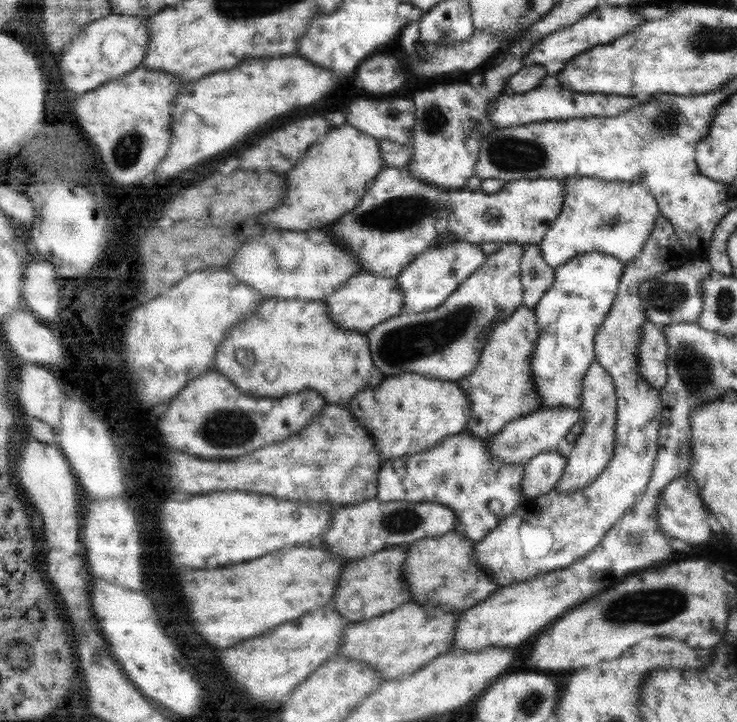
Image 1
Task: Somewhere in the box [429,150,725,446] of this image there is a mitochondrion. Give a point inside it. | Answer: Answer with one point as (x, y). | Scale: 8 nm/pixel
(695, 372)

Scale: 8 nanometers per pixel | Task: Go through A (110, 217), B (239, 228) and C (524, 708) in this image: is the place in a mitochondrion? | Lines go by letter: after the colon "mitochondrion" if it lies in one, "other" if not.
A: other
B: other
C: mitochondrion

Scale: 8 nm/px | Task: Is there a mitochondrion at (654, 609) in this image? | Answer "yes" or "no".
yes

